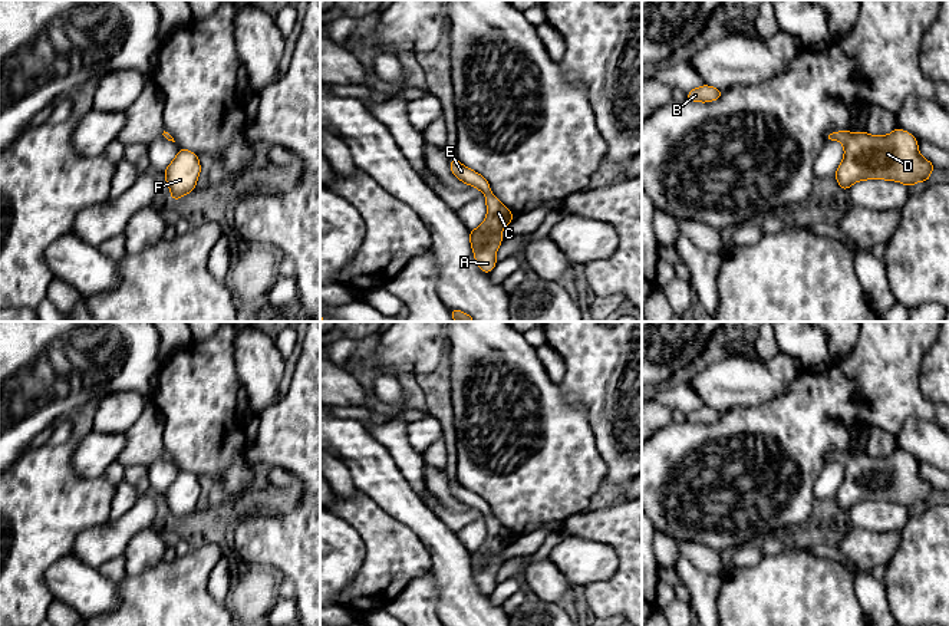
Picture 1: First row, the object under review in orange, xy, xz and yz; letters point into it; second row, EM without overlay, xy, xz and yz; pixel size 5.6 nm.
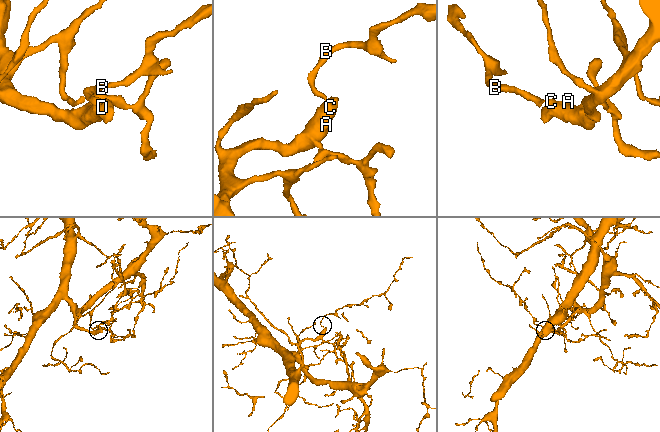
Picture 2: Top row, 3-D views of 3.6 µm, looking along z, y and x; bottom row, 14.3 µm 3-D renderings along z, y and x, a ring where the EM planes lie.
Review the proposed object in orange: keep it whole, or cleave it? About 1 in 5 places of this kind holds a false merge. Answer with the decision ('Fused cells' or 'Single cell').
Single cell

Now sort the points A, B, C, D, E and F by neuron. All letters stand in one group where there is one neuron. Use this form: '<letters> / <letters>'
A B C D E F

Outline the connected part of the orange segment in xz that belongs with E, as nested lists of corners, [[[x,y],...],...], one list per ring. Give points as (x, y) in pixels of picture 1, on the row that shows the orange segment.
[[[458,158],[449,159],[449,164],[452,174],[459,181],[478,188],[487,195],[487,218],[478,228],[469,230],[469,243],[480,270],[491,273],[497,264],[495,253],[504,240],[501,231],[514,220],[513,212],[491,194],[490,184],[482,175],[464,167]]]

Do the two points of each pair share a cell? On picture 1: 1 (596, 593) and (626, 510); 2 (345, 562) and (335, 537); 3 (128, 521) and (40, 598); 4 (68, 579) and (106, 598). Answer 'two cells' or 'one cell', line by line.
1: one cell
2: one cell
3: two cells
4: one cell

